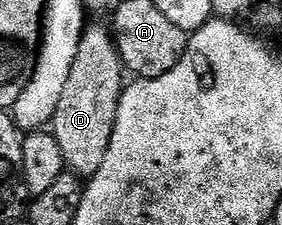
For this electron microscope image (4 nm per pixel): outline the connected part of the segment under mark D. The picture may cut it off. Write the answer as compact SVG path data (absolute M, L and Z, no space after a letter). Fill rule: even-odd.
M88 23L81 46L77 46L77 58L73 58L73 70L69 70L69 82L65 82L61 102L57 102L57 114L49 125L61 146L67 168L80 178L95 176L101 170L101 162L105 162L105 154L109 154L119 100L125 94L123 76L125 69L112 29Z

